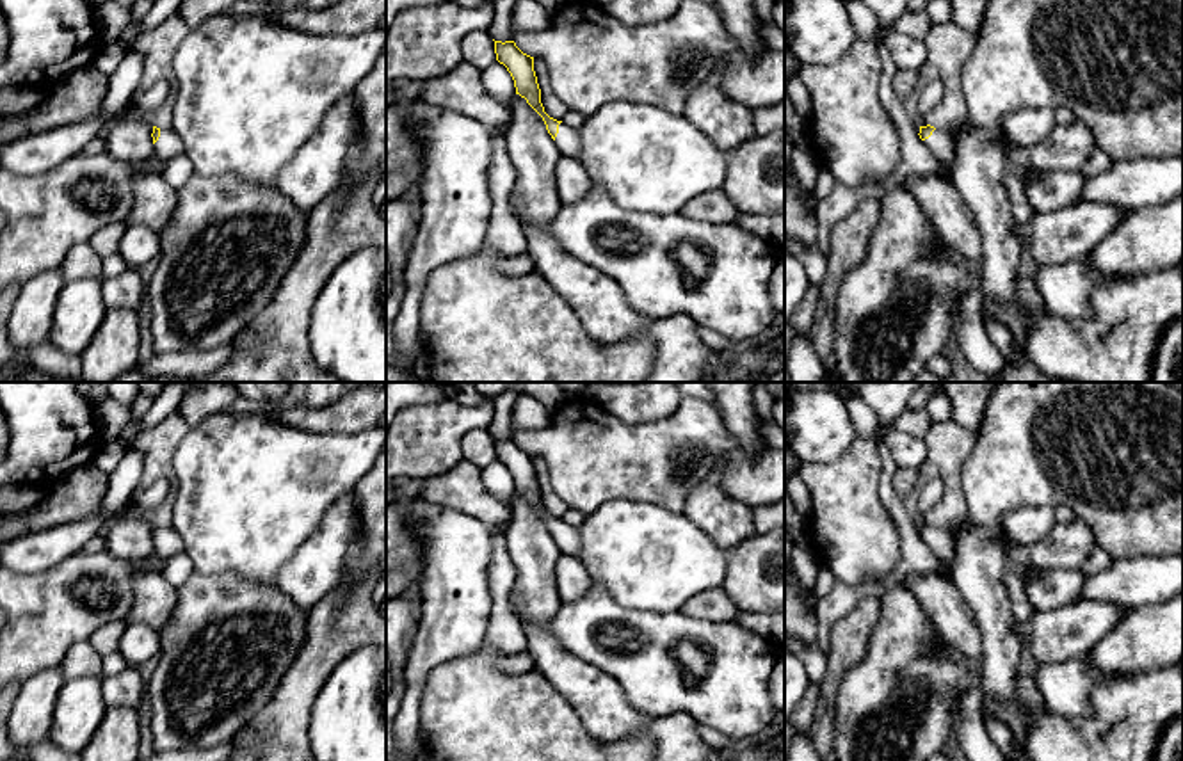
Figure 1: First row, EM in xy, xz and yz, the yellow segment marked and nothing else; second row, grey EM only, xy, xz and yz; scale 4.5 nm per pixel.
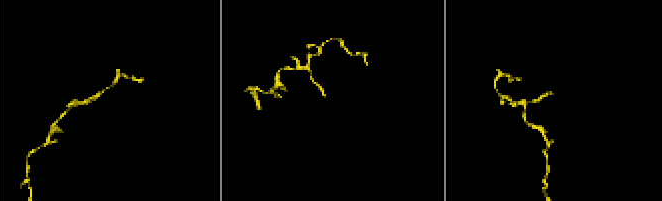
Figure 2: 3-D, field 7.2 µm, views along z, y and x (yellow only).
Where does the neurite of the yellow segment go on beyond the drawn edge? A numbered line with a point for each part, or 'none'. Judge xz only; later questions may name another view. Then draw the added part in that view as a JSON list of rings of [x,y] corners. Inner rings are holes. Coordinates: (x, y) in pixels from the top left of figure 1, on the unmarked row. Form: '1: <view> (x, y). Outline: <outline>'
1: xz (568, 539). Outline: [[[560,521],[555,542],[564,555],[578,557],[578,548],[580,548],[578,528]]]

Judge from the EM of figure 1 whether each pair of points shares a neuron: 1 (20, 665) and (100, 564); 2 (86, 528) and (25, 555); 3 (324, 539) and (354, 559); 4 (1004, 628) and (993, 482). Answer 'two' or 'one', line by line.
1: one
2: one
3: two
4: one

